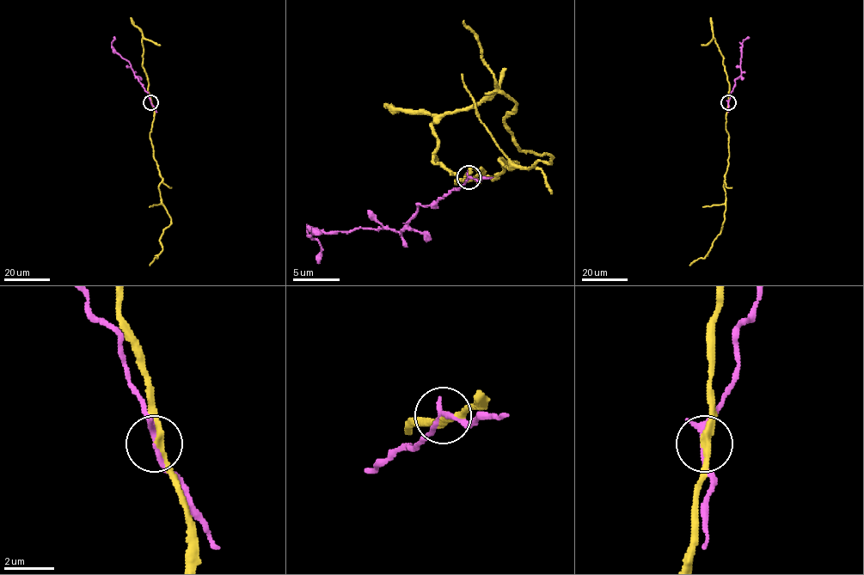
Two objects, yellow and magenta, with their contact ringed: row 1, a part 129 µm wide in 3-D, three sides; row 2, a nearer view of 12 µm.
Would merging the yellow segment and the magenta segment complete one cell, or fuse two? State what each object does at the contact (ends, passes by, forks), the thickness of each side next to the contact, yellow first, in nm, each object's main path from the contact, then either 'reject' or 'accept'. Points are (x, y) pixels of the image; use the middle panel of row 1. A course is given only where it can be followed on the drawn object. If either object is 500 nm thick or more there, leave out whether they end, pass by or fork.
yellow passes by; magenta passes by; calibres 320 and 200 nm; course yellow (469, 178), (516, 163), (504, 159), (551, 162), (523, 152), (504, 121), (516, 105), (462, 21); course magenta (469, 178), (429, 206), (417, 206), (417, 213), (399, 232), (382, 227), (307, 234), (319, 243), (319, 262); reject

